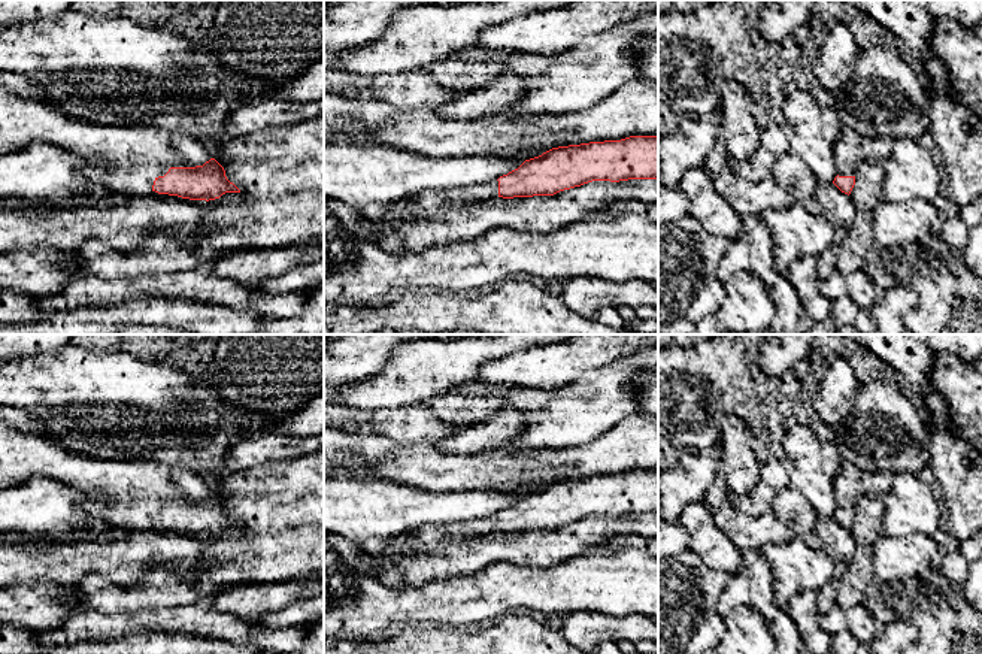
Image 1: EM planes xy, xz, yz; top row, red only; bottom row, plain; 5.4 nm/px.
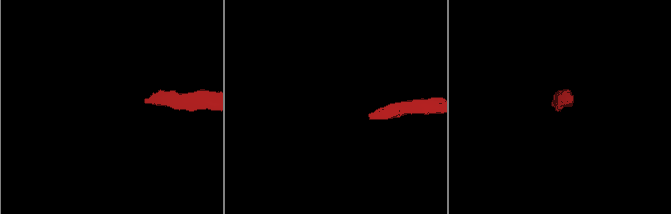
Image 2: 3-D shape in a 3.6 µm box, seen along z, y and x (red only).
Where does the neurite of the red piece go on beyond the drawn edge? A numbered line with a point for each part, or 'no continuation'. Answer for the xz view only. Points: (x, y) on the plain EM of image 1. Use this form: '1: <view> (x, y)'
1: xz (430, 536)

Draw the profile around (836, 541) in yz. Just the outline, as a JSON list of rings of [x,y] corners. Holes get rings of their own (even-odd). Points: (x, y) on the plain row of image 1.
[[[819,518],[816,536],[821,541],[821,549],[830,555],[836,566],[834,578],[816,591],[816,611],[822,615],[837,605],[837,585],[854,557],[857,542],[851,532],[842,527],[834,518]]]

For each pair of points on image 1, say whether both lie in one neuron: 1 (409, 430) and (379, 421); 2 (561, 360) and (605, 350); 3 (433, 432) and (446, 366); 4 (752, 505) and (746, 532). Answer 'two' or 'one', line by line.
1: one
2: one
3: two
4: two

